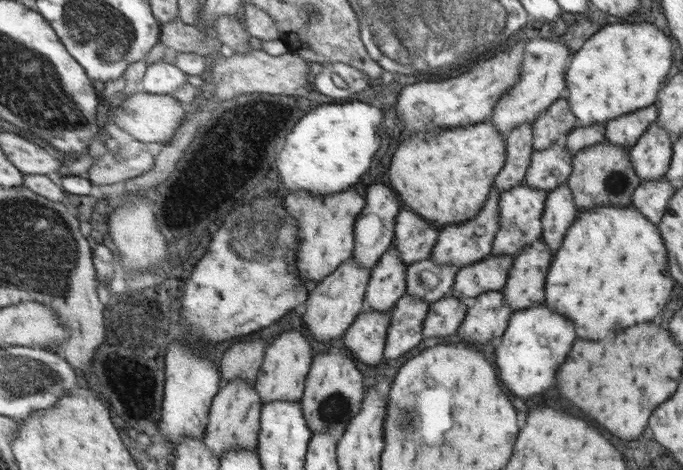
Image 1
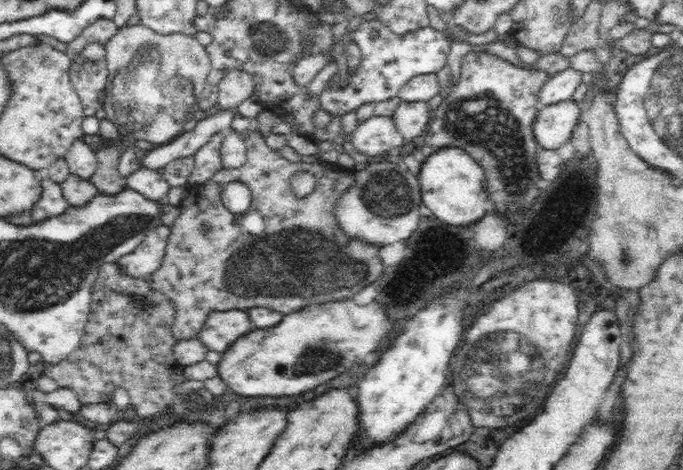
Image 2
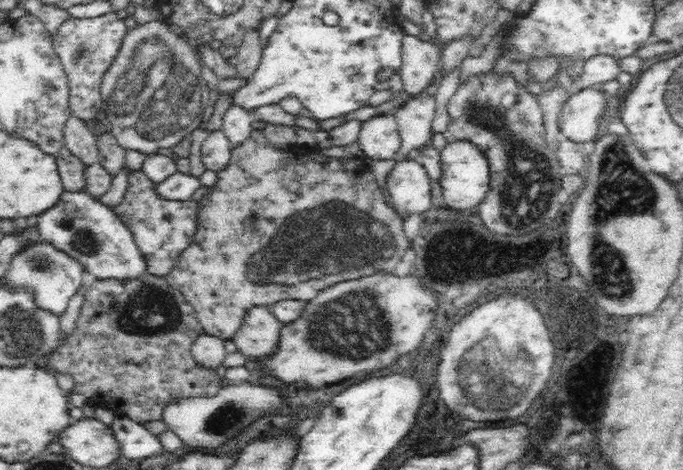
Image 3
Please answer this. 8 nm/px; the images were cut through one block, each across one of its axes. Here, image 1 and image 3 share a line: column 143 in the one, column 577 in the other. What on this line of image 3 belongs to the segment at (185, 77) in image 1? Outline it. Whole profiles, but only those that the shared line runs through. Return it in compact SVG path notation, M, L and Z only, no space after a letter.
M612 55L595 56L585 61L580 81L573 80L576 85L575 89L598 87L605 82L610 82L610 80L616 80L621 72L623 72L623 65L619 58Z

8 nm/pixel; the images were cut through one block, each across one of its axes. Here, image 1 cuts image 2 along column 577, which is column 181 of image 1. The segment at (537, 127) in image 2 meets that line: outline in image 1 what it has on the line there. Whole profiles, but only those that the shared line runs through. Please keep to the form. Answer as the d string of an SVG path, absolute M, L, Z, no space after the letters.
M143 88L136 93L126 96L126 100L120 102L120 104L113 104L112 108L115 107L114 111L114 122L122 128L122 130L132 134L134 138L140 140L145 143L149 142L158 142L163 146L165 143L170 142L170 140L174 140L176 138L176 132L178 132L178 128L181 126L184 127L184 122L186 122L186 118L189 117L189 112L186 112L186 108L184 108L184 104L178 98L174 98L173 95L166 94L152 94L150 92L145 91Z

